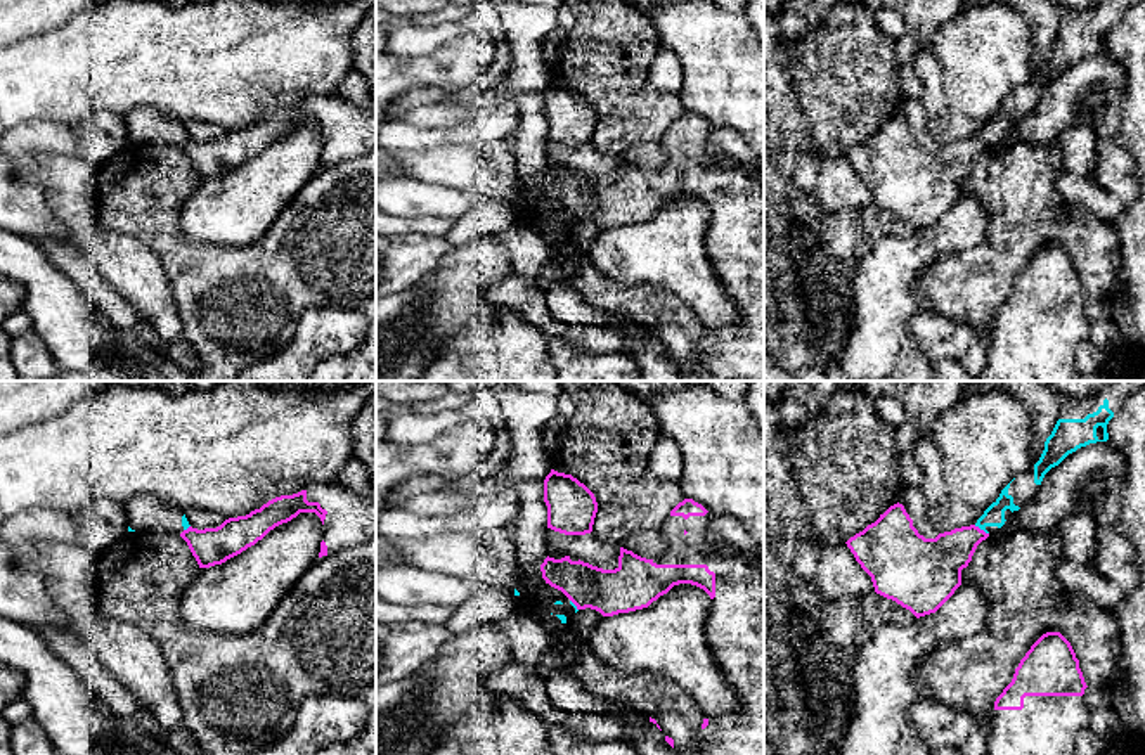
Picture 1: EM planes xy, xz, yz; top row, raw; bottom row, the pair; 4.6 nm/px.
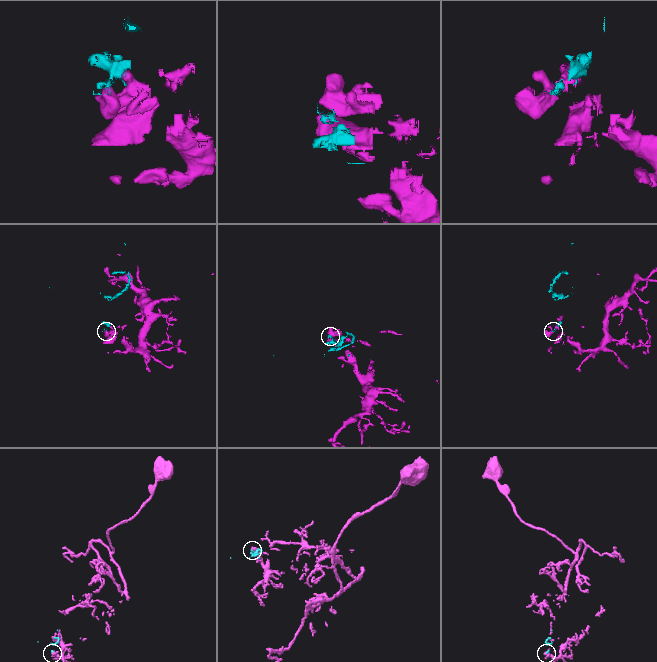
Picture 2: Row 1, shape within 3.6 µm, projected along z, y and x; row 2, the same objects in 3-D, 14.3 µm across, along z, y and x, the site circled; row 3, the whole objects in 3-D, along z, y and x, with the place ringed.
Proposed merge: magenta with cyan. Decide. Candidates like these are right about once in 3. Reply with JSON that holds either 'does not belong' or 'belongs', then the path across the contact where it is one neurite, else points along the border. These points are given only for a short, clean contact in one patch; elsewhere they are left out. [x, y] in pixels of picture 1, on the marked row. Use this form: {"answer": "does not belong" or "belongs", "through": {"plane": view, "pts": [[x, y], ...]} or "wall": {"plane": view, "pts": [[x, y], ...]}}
{"answer": "does not belong", "wall": {"plane": "yz", "pts": [[974, 525], [988, 534]]}}

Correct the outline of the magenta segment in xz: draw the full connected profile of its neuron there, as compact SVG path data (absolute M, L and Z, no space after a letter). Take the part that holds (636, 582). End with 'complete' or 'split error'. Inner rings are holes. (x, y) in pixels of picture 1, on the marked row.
M684 499L660 525L663 551L658 558L646 559L620 547L615 570L572 561L570 556L547 556L540 571L546 584L561 590L577 610L591 608L603 616L648 608L679 584L703 589L712 599L707 641L741 708L733 715L703 719L696 755L764 755L764 573L748 566L733 545L710 540L708 523L708 511L693 499Z; split error

